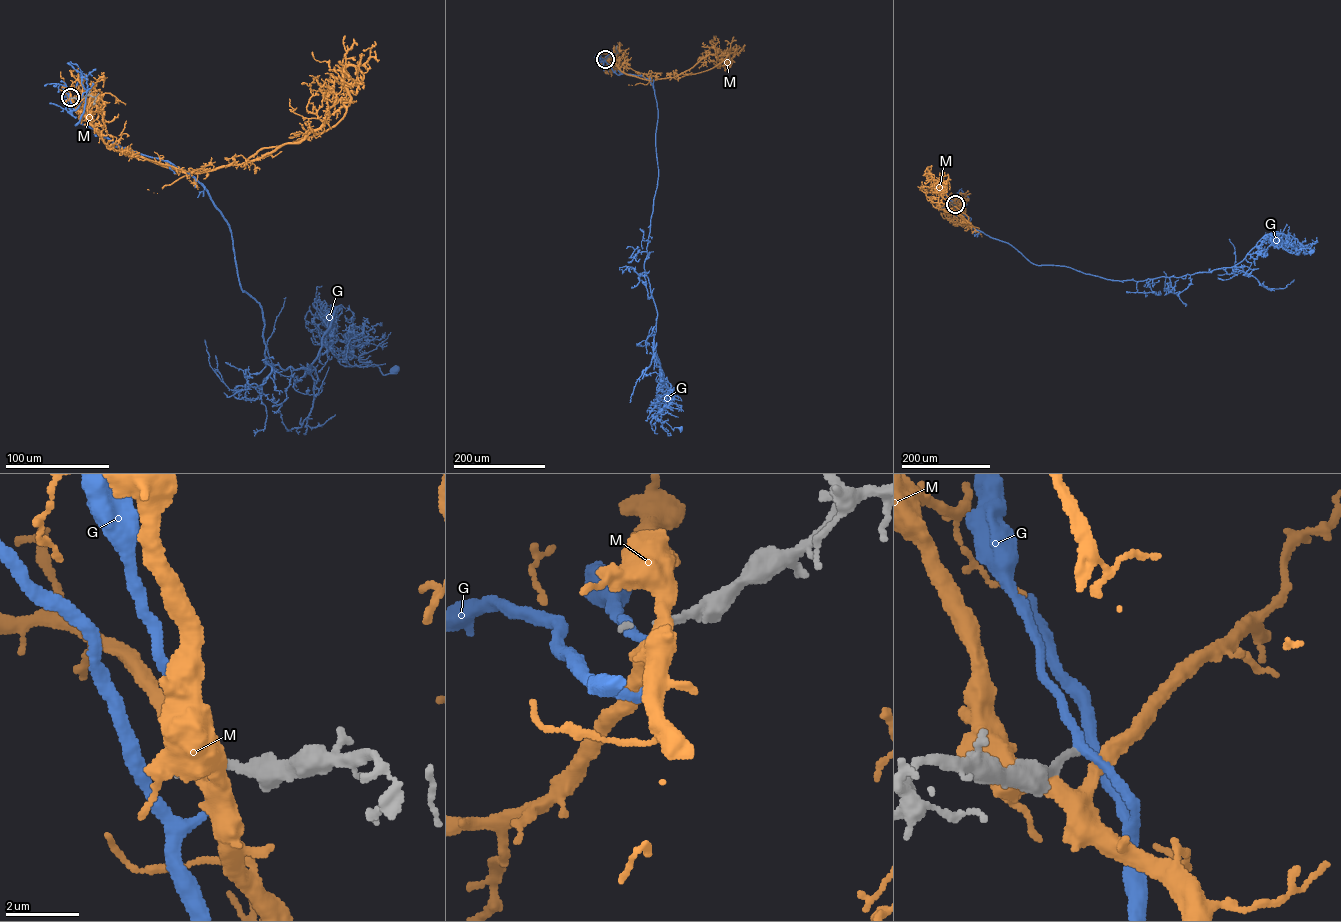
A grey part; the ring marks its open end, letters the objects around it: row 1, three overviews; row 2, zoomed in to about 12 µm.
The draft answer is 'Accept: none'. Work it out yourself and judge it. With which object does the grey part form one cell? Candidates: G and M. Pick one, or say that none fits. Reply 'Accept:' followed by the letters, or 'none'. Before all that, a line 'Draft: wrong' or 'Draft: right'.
Draft: right
Accept: none

